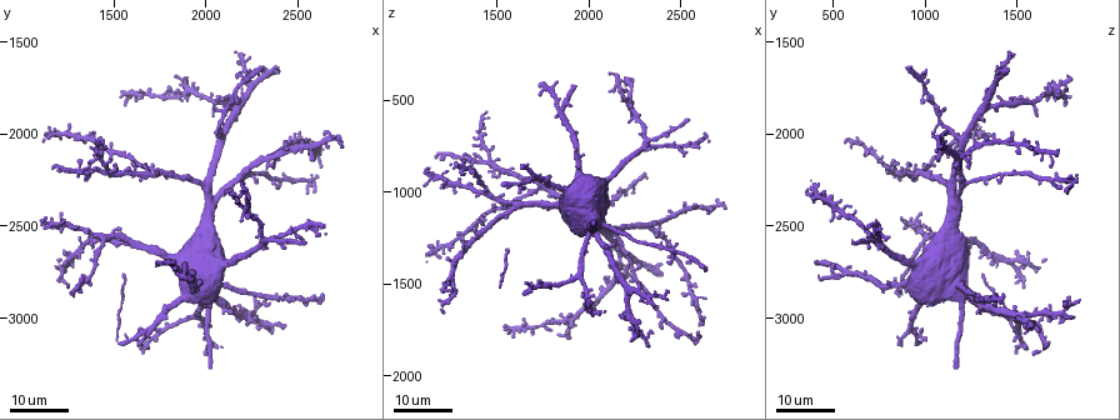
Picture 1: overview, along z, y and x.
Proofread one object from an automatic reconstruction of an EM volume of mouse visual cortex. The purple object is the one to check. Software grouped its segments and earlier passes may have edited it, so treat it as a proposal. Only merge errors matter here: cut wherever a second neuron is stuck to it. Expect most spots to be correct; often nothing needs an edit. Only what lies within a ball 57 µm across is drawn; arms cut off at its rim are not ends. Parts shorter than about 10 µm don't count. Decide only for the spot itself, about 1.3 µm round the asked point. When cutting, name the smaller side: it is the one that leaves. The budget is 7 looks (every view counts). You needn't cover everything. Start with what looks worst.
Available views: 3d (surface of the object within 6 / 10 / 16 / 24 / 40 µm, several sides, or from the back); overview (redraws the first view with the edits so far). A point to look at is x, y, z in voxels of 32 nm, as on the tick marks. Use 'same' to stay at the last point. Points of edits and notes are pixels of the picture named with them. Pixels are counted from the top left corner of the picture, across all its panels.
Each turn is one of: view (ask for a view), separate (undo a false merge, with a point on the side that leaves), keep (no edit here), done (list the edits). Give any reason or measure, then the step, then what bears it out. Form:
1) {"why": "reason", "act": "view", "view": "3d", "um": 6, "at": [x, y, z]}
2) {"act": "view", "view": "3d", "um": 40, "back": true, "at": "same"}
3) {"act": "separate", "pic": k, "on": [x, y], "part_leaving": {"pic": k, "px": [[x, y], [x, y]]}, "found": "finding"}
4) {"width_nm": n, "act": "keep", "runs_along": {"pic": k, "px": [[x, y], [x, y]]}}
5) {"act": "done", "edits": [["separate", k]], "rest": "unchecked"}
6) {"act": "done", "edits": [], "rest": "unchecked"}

{"why": "looks like a crossing", "act": "view", "view": "3d", "um": 24, "at": [1460, 2200, 840]}

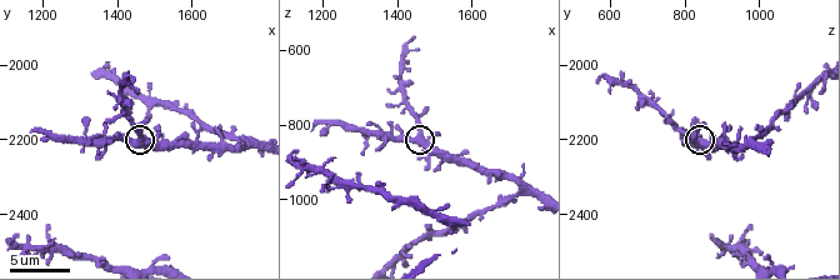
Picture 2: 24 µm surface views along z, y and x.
{"act": "view", "view": "3d", "um": 6, "at": [1460, 2200, 820]}

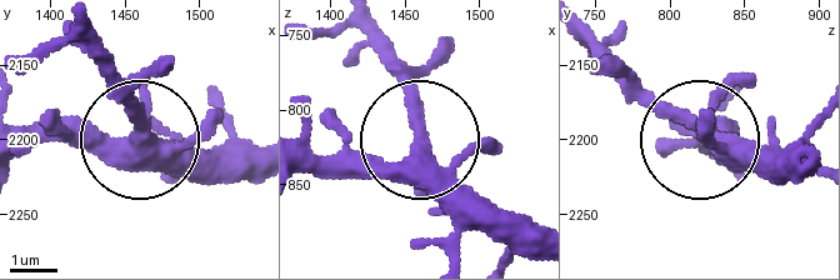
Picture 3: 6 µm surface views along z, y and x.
{"act": "keep", "runs_along": {"pic": 3, "px": [[533, 251], [421, 144], [390, 160], [306, 160]]}, "found": "one neuron here"}

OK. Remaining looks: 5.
{"why": "looks like a crossing", "act": "view", "view": "3d", "um": 24, "at": [2320, 2560, 740]}

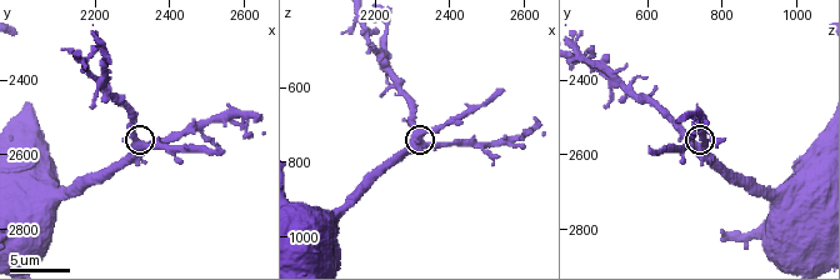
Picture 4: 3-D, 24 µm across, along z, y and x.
{"act": "view", "view": "3d", "um": 6, "at": [2330, 2580, 740]}

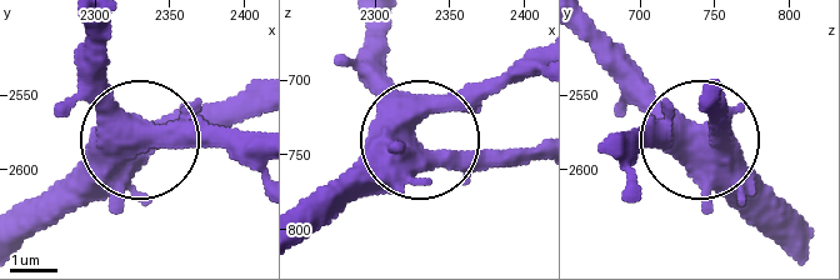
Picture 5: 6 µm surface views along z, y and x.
{"width_nm": 560, "act": "keep", "found": "all the same neuron"}

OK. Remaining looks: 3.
{"act": "view", "view": "3d", "um": 16, "at": [2380, 2100, 1220]}

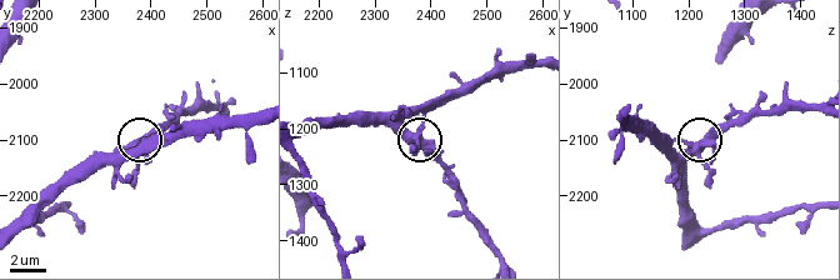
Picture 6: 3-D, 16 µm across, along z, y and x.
{"act": "view", "view": "3d", "um": 6, "at": "same"}

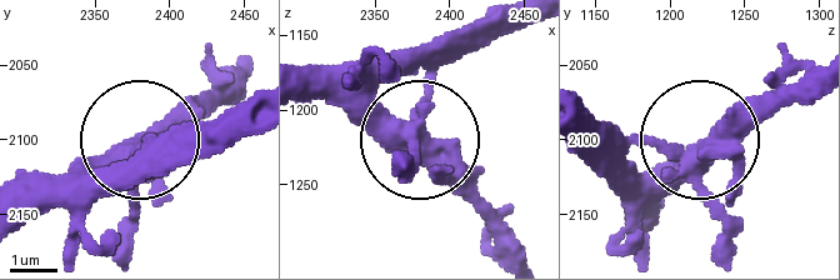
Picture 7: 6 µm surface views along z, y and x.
{"width_nm": 550, "act": "keep", "found": "continuous, no second neuron"}

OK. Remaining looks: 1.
{"act": "done", "edits": [], "rest": "unchecked"}

